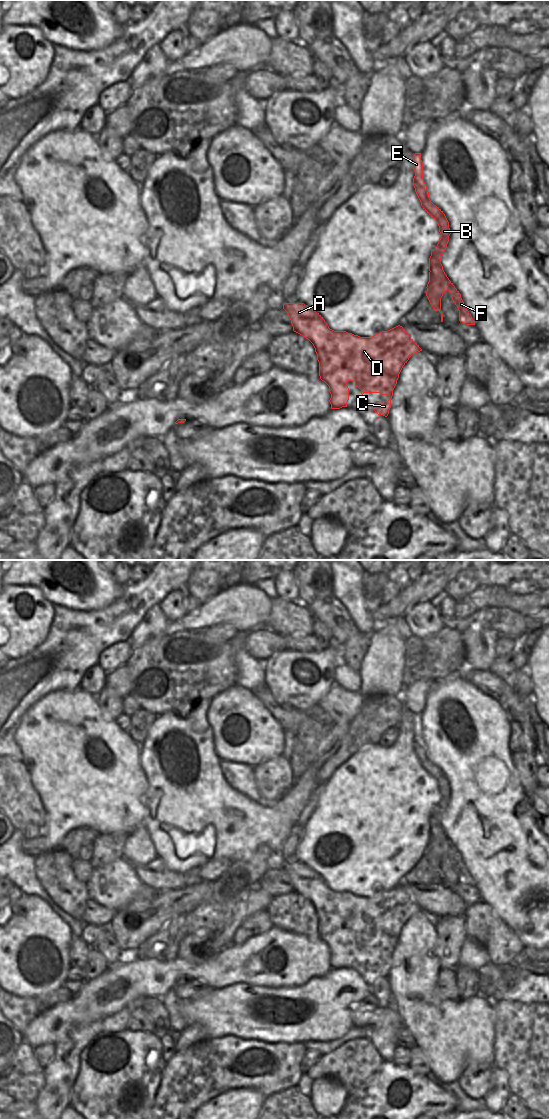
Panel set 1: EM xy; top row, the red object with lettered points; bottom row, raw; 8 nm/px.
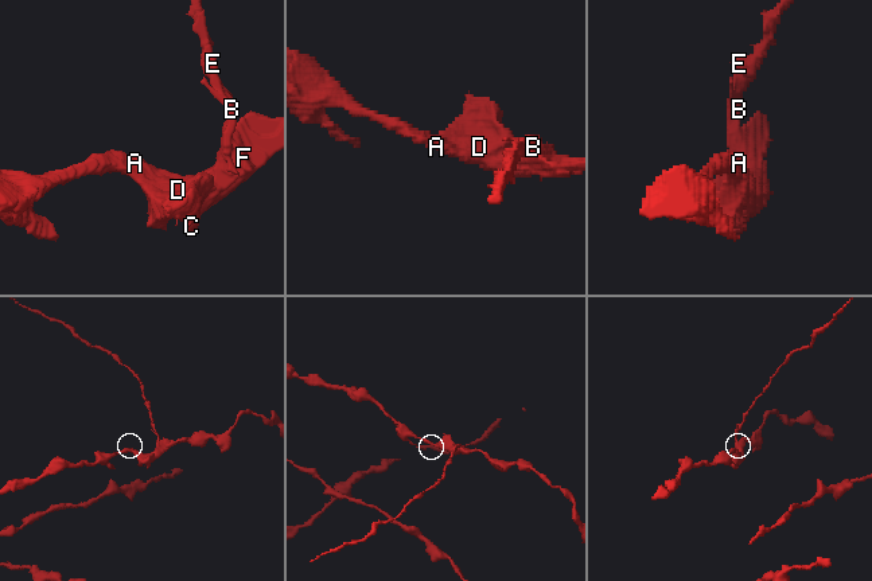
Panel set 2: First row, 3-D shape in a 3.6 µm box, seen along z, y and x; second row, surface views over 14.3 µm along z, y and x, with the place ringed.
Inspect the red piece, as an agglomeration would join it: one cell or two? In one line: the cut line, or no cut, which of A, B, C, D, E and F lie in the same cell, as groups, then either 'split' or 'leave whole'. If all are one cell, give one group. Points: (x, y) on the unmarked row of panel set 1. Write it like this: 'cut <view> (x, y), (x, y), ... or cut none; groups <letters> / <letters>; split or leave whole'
cut xy (431, 814), (439, 822); groups A C D F / B E; split

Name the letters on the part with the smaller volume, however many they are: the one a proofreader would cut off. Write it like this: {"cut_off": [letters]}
{"cut_off": ["B", "E"]}

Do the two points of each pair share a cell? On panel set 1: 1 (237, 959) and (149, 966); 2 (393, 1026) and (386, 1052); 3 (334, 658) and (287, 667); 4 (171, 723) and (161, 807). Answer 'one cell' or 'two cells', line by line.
1: one cell
2: one cell
3: one cell
4: one cell

